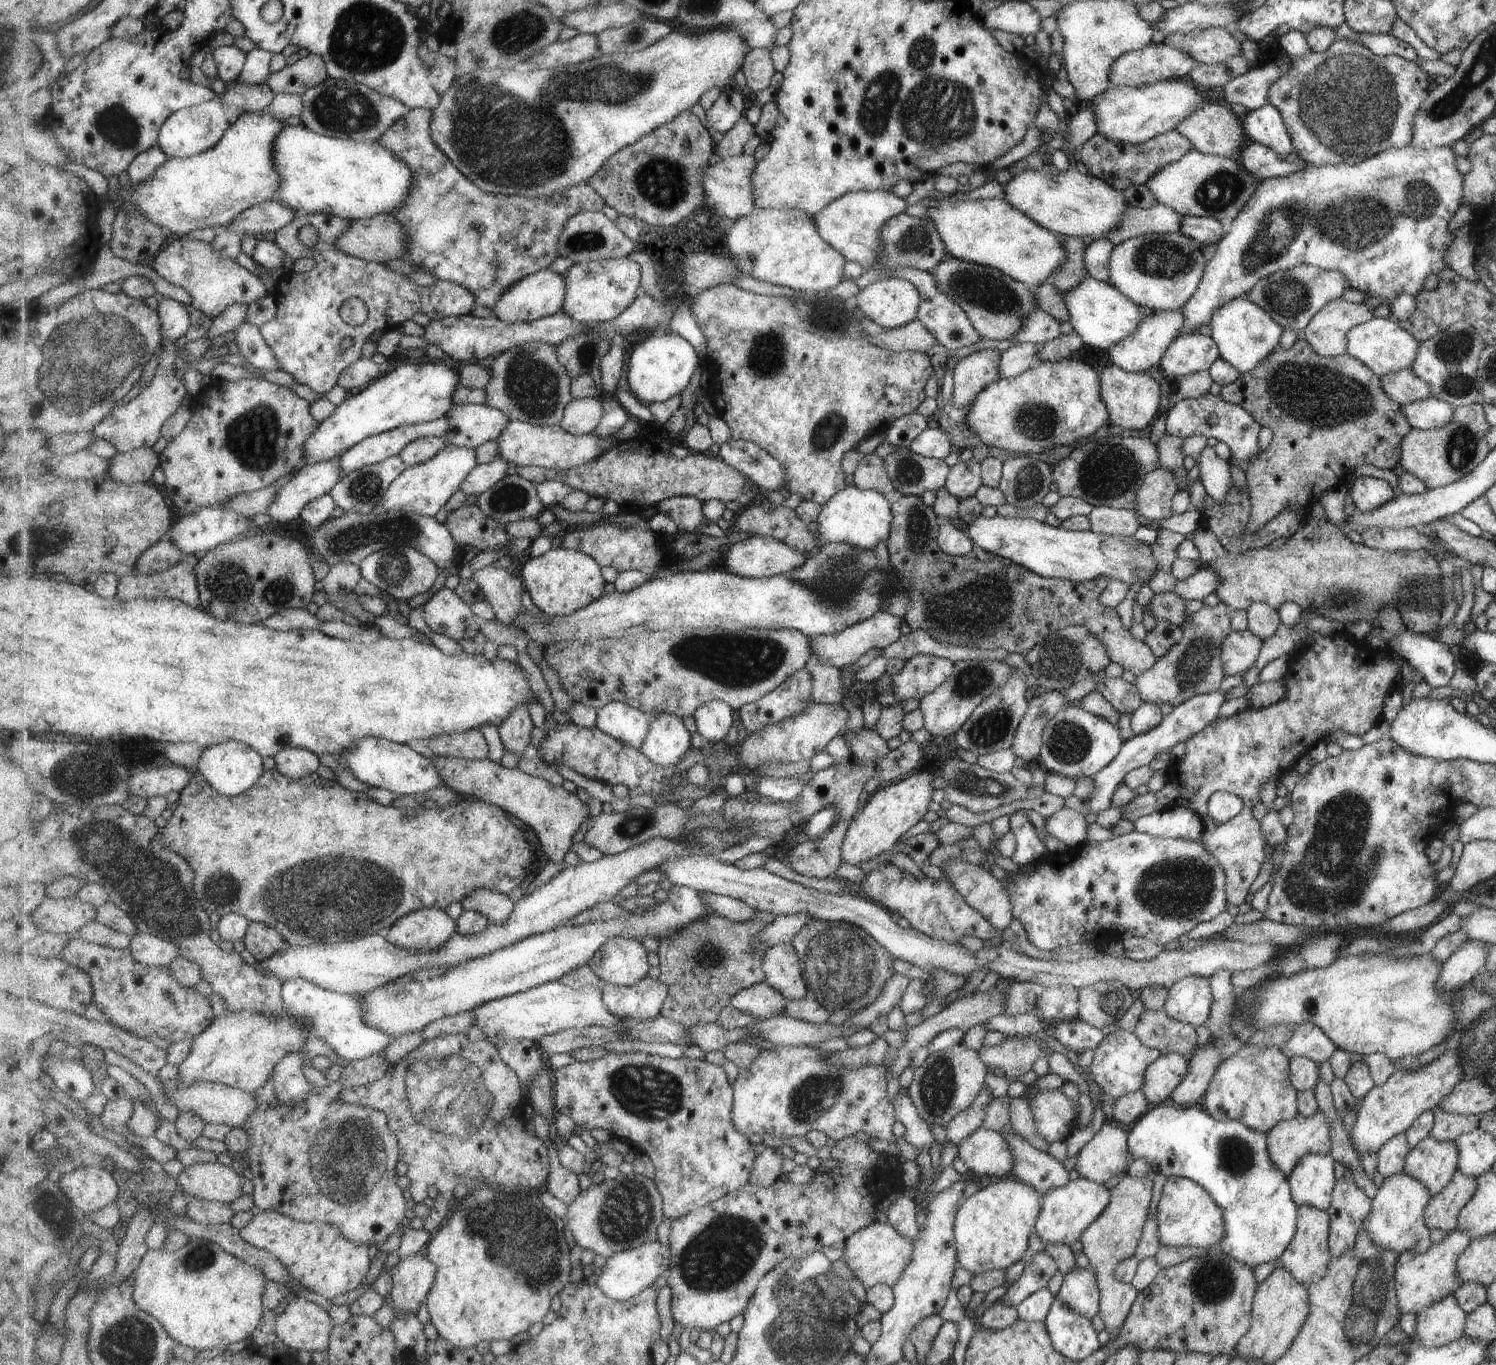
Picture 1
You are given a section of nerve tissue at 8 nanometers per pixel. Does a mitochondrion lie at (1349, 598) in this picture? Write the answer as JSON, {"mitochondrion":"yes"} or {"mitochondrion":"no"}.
{"mitochondrion":"yes"}

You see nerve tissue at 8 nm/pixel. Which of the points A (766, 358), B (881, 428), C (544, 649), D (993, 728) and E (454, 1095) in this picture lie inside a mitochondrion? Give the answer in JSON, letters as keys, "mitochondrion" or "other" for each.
{"A":"mitochondrion","B":"other","C":"other","D":"mitochondrion","E":"mitochondrion"}

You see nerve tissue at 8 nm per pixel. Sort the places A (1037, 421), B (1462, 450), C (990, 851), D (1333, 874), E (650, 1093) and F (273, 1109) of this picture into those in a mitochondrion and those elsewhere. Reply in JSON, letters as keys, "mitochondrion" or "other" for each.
{"A":"mitochondrion","B":"mitochondrion","C":"other","D":"mitochondrion","E":"mitochondrion","F":"other"}

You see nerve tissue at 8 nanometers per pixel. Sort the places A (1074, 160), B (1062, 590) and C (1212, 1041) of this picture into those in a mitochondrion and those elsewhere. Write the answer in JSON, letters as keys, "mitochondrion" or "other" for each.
{"A":"other","B":"other","C":"other"}

